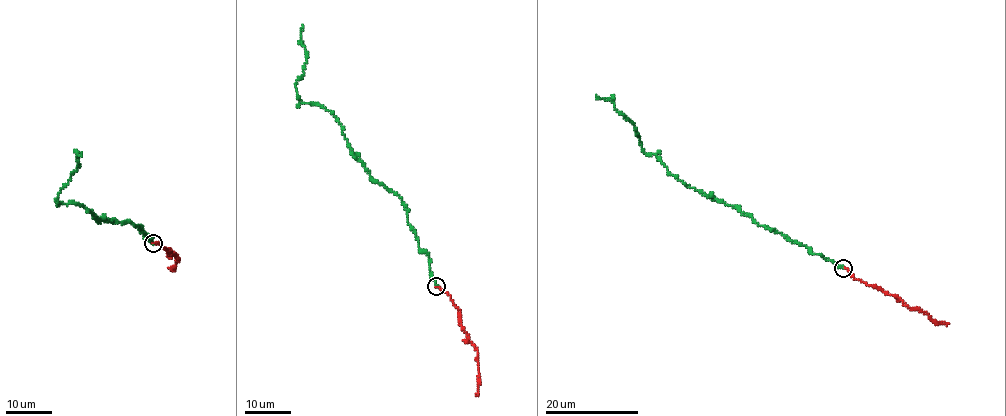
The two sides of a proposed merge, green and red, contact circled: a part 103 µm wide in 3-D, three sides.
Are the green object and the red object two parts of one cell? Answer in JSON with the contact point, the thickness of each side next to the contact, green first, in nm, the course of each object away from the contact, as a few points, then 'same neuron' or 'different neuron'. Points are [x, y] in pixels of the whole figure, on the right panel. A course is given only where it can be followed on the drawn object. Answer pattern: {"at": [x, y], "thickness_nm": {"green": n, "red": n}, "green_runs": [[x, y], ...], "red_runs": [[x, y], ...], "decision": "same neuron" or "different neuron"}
{"at": [843, 268], "thickness_nm": {"green": 200, "red": 170}, "green_runs": [[843, 268], [679, 181], [655, 156], [645, 154], [634, 126], [612, 100], [595, 95]], "red_runs": [[844, 268], [856, 279], [898, 297], [936, 322], [948, 324]], "decision": "same neuron"}

